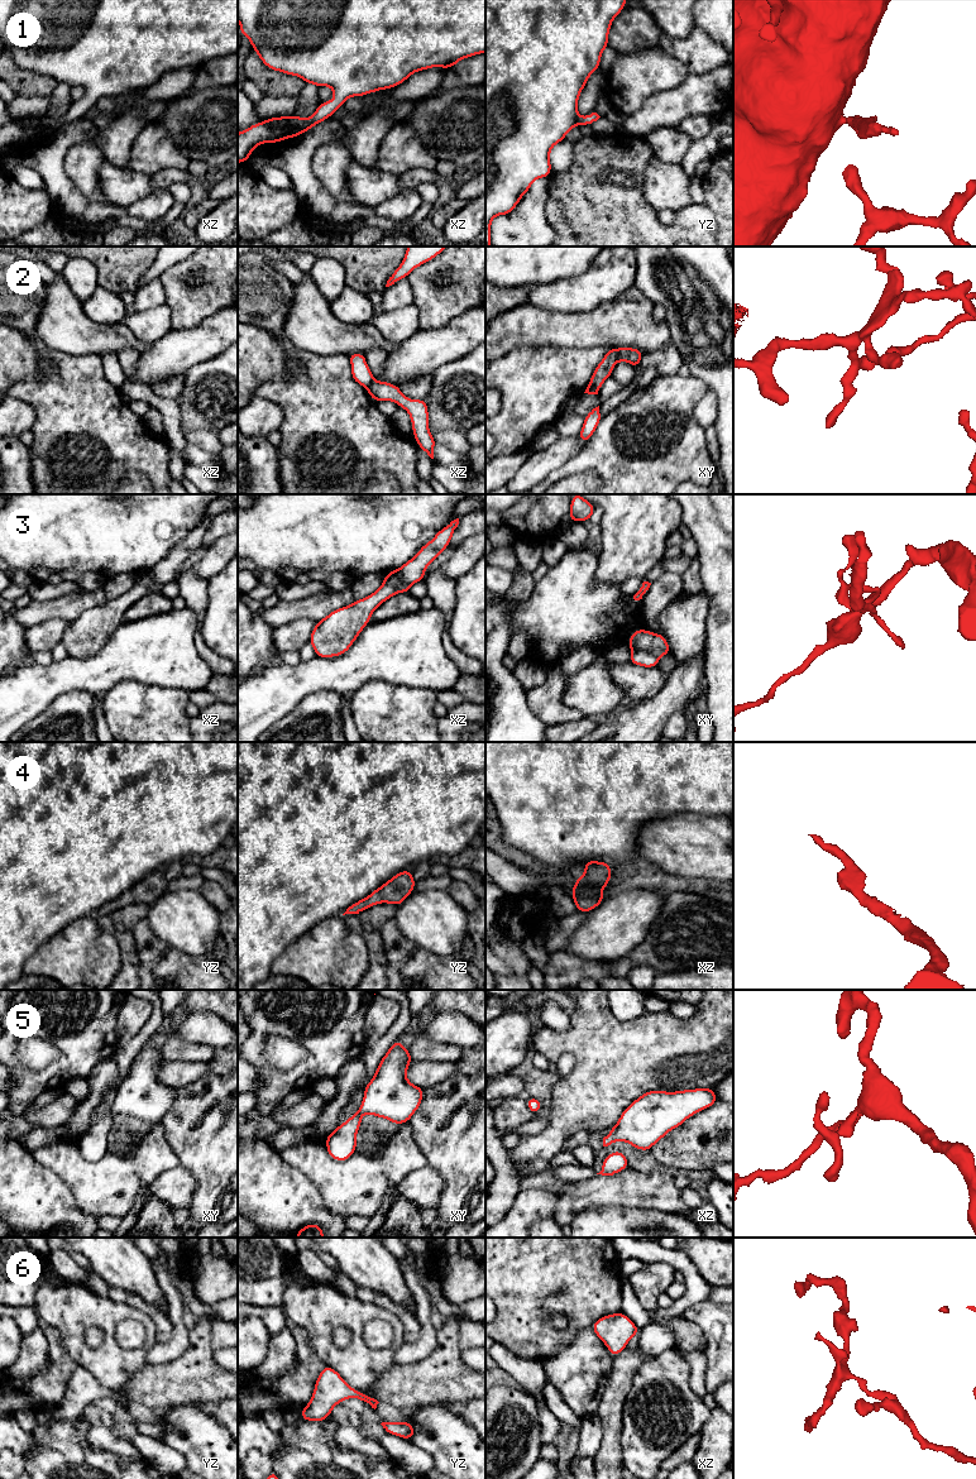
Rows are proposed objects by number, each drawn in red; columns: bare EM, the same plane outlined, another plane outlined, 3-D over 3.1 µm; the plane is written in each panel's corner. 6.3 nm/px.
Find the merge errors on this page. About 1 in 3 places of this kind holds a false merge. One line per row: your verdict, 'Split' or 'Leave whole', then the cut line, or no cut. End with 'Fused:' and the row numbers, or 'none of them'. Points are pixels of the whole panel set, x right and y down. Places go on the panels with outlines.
1: Leave whole. No split
2: Split. Split along xy (616, 349), (617, 360)
3: Split. Split along xy (632, 649), (649, 651), (659, 657)
4: Leave whole. No split
5: Leave whole. No split
6: Leave whole. No split
Fused: 2, 3

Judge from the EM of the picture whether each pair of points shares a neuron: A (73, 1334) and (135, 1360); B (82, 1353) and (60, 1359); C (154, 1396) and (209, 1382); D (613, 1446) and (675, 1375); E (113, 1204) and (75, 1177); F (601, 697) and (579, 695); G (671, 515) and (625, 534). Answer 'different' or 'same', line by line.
A: same
B: different
C: same
D: different
E: same
F: same
G: same

